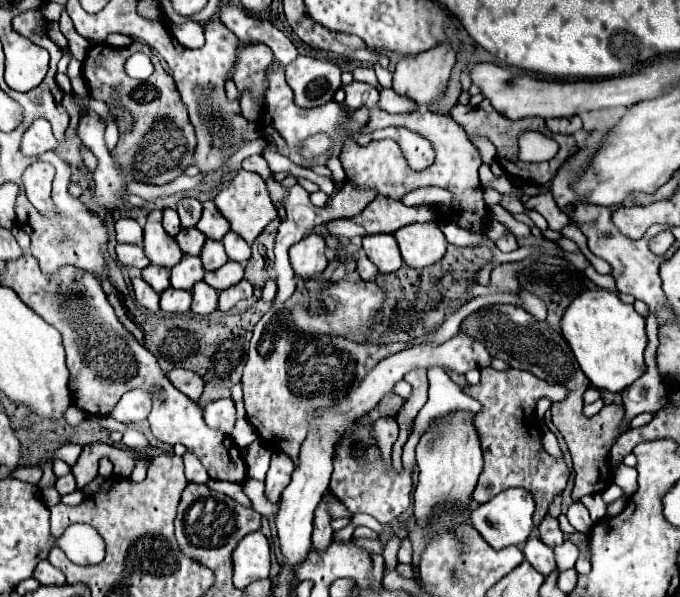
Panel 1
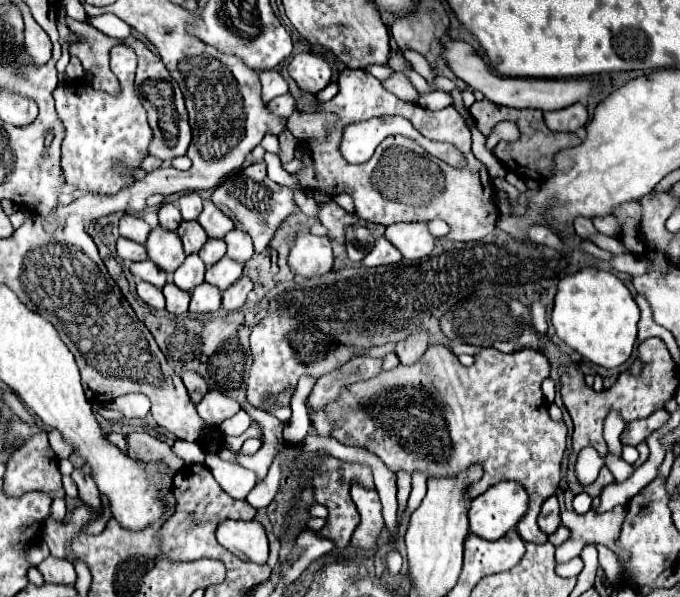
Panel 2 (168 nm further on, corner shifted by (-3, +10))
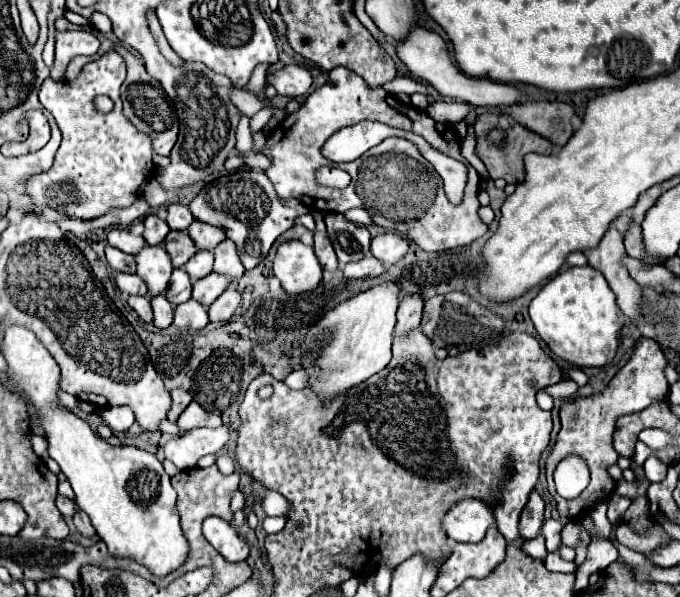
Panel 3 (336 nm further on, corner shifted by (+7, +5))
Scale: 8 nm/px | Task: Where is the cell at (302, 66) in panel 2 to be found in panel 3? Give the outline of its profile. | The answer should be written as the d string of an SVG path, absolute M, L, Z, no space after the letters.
M289 64L277 70L273 76L267 76L267 82L277 88L277 94L287 96L287 98L297 98L297 96L307 94L307 90L313 84L313 78L307 68Z

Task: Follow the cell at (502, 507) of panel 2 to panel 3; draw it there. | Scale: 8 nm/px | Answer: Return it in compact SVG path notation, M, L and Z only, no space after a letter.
M481 500L459 502L441 522L447 536L455 542L481 542L493 524L493 510Z

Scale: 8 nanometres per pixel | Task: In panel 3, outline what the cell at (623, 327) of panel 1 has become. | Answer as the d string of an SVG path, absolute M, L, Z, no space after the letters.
M573 266L553 276L531 300L529 316L551 352L575 366L605 366L617 354L623 314L605 276L591 266Z

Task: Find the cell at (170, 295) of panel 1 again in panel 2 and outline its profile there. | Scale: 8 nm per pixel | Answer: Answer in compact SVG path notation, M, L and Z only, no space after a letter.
M167 283L165 287L163 287L163 295L165 295L165 299L167 299L167 311L171 313L171 315L183 315L183 313L187 313L187 307L189 307L189 293L185 293L185 291L181 291L177 285L173 285L173 283Z

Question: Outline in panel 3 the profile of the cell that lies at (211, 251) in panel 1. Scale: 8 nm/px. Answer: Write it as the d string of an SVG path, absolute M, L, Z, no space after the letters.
M209 250L195 252L195 256L185 264L185 270L191 276L191 282L197 282L199 278L207 276L213 270L213 252Z

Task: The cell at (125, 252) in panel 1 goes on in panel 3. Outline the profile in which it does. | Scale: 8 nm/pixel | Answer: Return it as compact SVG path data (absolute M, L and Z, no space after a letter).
M105 246L105 254L107 254L107 262L113 270L117 272L129 272L133 274L135 272L135 258L131 254L125 254L113 246Z

